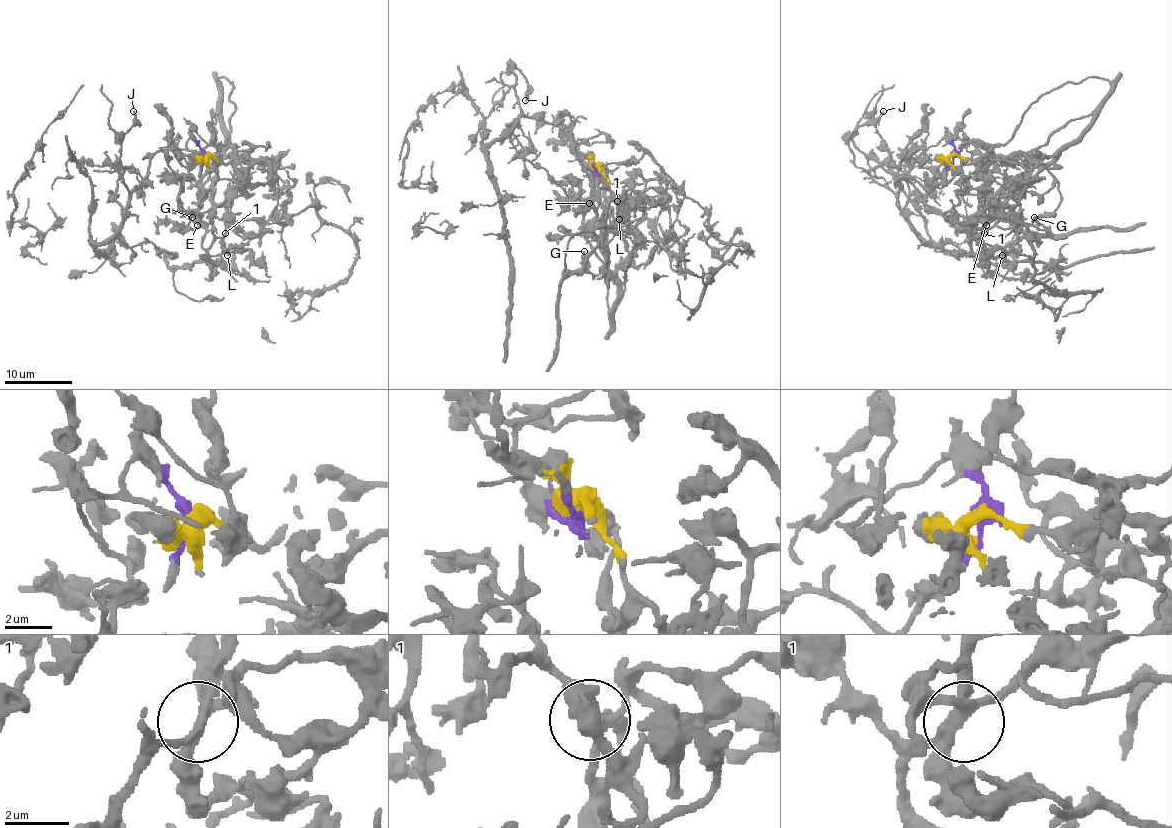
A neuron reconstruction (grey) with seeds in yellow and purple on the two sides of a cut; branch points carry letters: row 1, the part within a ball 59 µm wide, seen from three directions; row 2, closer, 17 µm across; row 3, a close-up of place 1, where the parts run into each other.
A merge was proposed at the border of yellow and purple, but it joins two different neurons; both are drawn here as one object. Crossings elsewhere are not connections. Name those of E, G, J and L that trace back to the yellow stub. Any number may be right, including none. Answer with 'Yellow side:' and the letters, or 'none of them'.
Yellow side: E, G, L

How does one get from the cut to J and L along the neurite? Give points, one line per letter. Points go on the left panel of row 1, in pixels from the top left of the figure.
J: (206, 154), (191, 139), (183, 149), (161, 149), (130, 193), (120, 147), (135, 122), (134, 110)
L: (206, 154), (225, 164), (230, 156), (233, 168), (233, 195), (227, 201), (223, 245), (235, 249), (227, 256)

